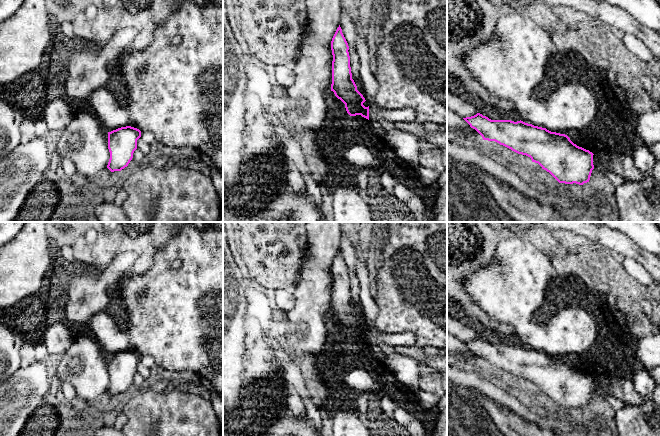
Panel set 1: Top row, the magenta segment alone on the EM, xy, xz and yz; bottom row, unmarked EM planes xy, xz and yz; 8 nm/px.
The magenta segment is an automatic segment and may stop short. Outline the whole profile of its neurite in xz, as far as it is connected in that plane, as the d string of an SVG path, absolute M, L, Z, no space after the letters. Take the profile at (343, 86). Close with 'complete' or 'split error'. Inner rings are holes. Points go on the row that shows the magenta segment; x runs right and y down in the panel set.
M340 25L332 38L331 50L333 55L331 91L345 104L350 116L361 115L369 120L369 106L363 105L366 100L352 79L349 46Z; complete

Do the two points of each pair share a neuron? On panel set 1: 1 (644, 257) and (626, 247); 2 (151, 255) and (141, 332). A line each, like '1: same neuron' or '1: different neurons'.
1: same neuron
2: same neuron

